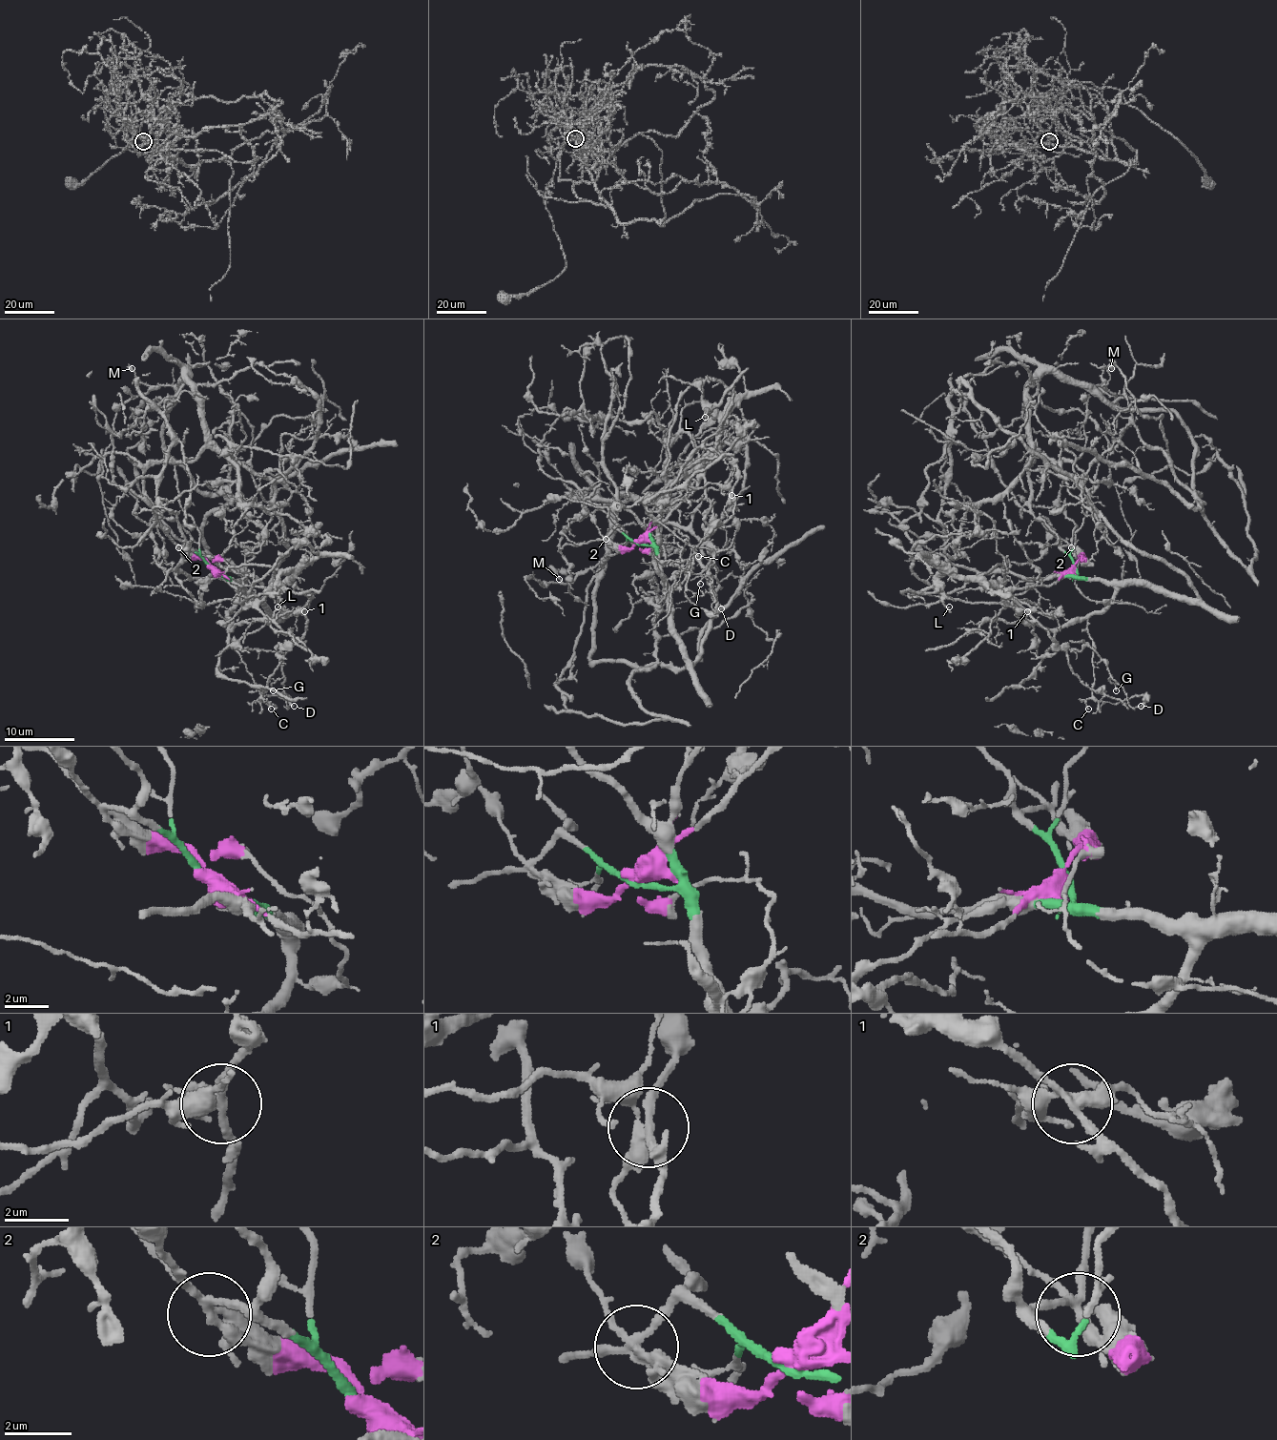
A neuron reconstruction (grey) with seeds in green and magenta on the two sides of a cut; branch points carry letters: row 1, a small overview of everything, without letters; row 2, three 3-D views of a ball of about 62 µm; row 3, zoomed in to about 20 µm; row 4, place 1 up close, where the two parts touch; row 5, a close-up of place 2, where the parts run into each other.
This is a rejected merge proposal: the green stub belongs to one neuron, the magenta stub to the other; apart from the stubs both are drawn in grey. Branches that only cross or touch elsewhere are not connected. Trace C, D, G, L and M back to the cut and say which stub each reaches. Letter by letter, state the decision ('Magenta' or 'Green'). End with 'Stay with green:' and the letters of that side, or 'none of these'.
C: Green
D: Magenta
G: Green
L: Magenta
M: Magenta
Stay with green: C, G

